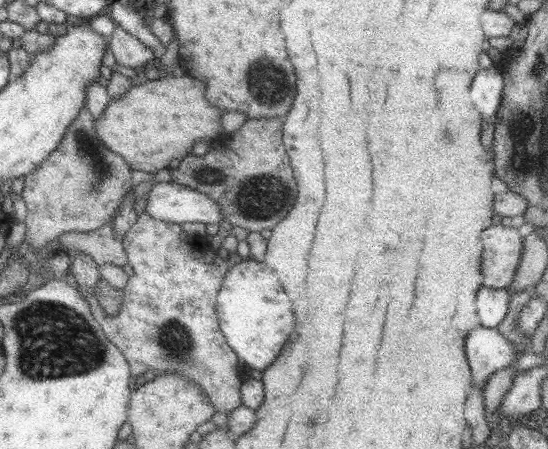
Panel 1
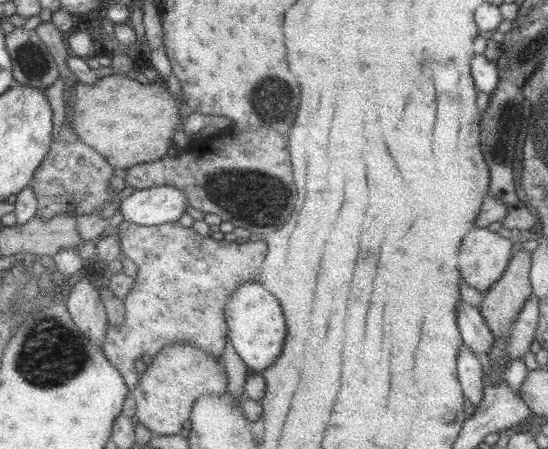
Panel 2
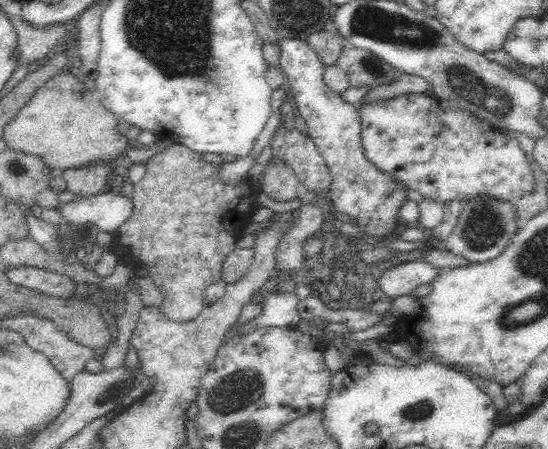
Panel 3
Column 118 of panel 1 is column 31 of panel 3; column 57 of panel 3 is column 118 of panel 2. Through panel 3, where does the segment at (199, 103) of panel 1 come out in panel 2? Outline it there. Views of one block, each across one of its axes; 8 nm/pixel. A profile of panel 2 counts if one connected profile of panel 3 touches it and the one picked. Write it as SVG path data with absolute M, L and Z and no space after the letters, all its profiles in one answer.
M113 73L92 86L79 83L66 98L66 106L71 106L69 120L74 133L106 157L114 169L126 170L161 160L174 147L174 132L183 126L181 104L162 80L144 85L132 75Z

